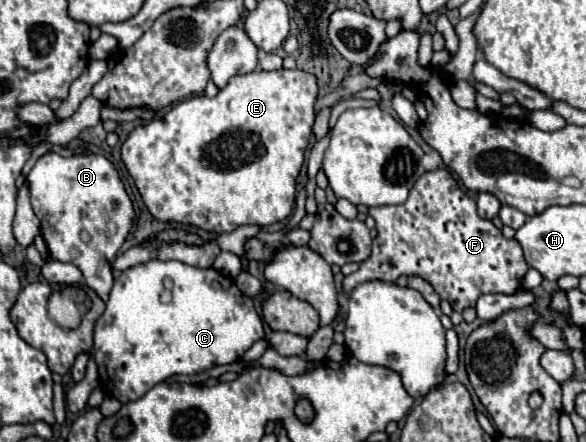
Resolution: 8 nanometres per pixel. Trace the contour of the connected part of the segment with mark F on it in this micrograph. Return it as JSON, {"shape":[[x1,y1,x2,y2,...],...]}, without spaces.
{"shape":[[446,169,426,171,410,189,408,201,396,207,374,207,368,211,376,219,376,239,372,243,372,255,360,263,358,271,348,275,342,281,344,295,366,281,386,281,394,283,400,275,418,275,428,281,440,299,446,299,454,311,462,313,466,307,474,307,480,295,486,293,504,293,510,295,520,289,522,279,528,271,528,265,522,255,522,247,516,239,506,239,502,231,478,215,476,201,470,199,456,183,456,179]]}

